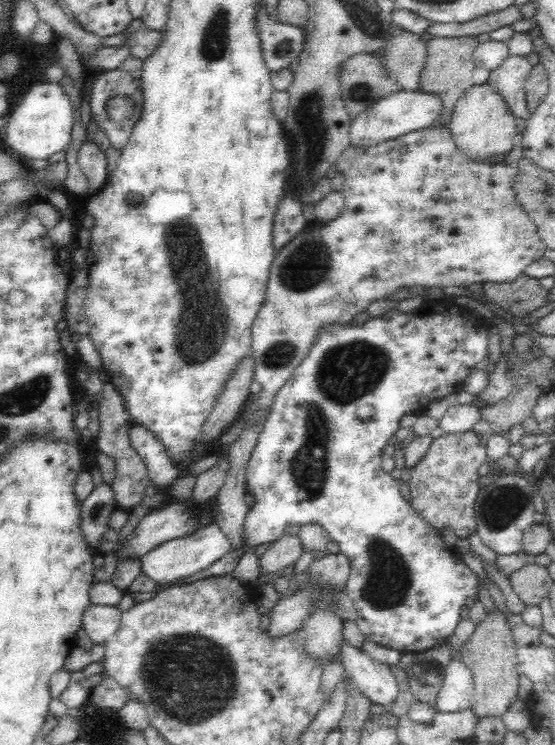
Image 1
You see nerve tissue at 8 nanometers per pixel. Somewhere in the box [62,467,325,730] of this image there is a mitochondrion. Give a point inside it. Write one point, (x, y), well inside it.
(205, 674)

